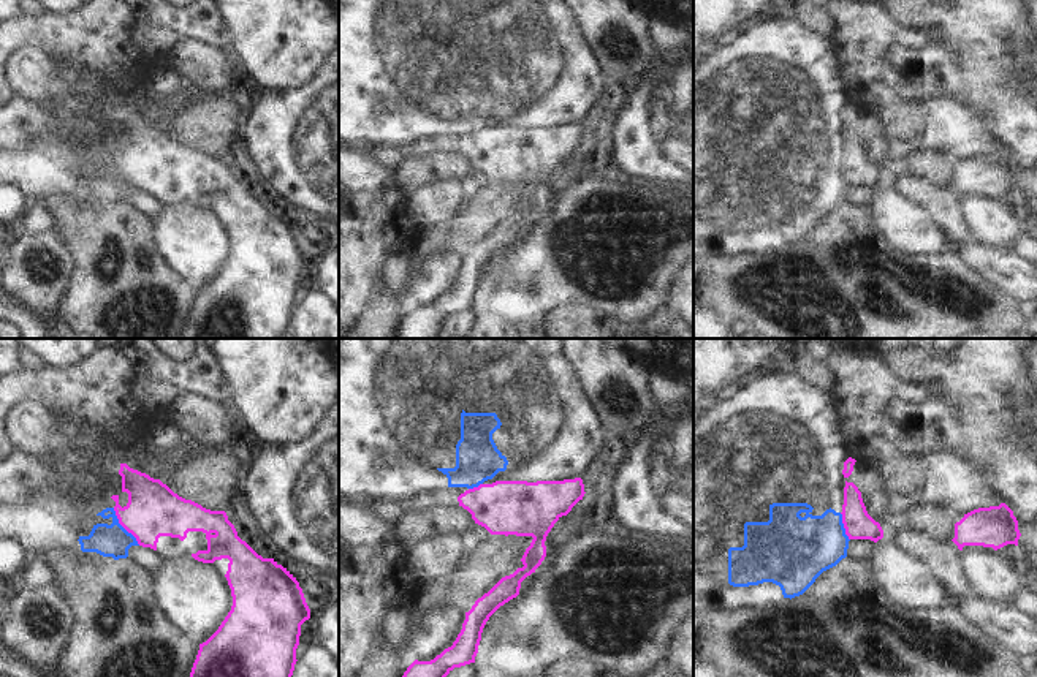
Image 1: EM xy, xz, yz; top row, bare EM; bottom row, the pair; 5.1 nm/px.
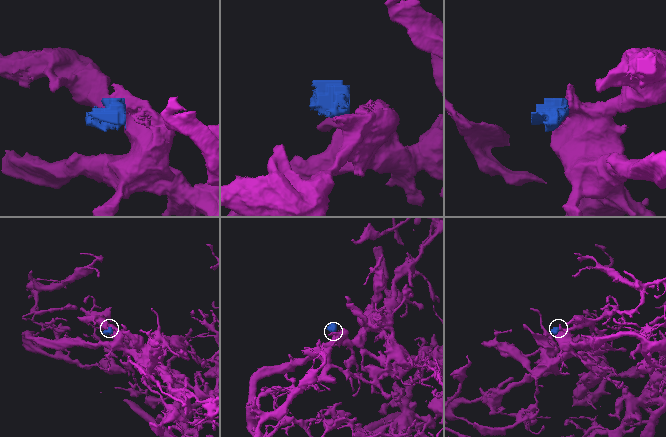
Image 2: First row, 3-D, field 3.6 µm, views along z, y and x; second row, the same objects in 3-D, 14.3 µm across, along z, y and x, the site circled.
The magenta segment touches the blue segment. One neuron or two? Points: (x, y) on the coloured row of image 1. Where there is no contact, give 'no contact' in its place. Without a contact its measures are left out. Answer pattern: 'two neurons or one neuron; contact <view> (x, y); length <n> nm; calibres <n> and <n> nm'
two neurons; contact xy (124, 527); length 240 nm; calibres 280 and 160 nm

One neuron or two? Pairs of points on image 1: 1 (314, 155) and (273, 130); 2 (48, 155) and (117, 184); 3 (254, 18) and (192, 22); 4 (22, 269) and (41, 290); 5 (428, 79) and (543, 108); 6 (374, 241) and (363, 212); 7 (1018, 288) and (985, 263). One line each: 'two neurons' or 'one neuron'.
1: one neuron
2: one neuron
3: two neurons
4: one neuron
5: one neuron
6: one neuron
7: one neuron

